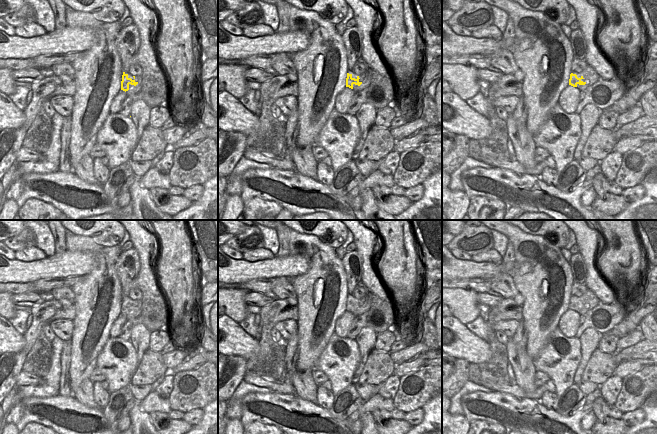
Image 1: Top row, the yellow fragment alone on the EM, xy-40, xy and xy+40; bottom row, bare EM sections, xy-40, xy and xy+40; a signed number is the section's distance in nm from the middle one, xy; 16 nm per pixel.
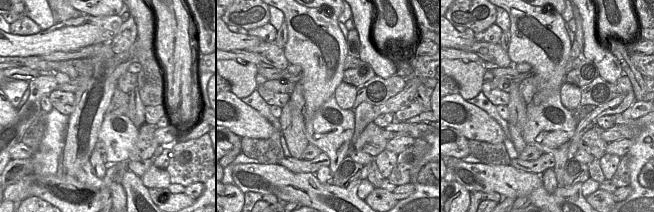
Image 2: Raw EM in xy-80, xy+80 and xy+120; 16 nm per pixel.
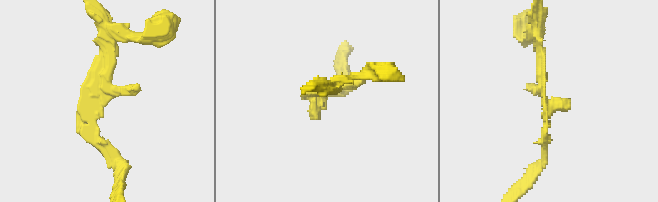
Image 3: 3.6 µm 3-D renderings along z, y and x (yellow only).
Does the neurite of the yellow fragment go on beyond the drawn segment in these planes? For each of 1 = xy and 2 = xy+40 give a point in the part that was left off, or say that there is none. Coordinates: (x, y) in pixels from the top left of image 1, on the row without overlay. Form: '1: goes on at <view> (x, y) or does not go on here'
1: does not go on here
2: does not go on here

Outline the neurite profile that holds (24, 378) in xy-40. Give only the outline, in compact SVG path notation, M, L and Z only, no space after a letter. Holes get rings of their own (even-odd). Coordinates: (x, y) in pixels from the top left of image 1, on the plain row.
M22 370L16 378L15 385L18 385L18 386L27 386L27 385L38 386L41 384L41 381L42 381L41 378Z

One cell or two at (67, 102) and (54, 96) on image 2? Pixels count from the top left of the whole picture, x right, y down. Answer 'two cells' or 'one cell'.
one cell

